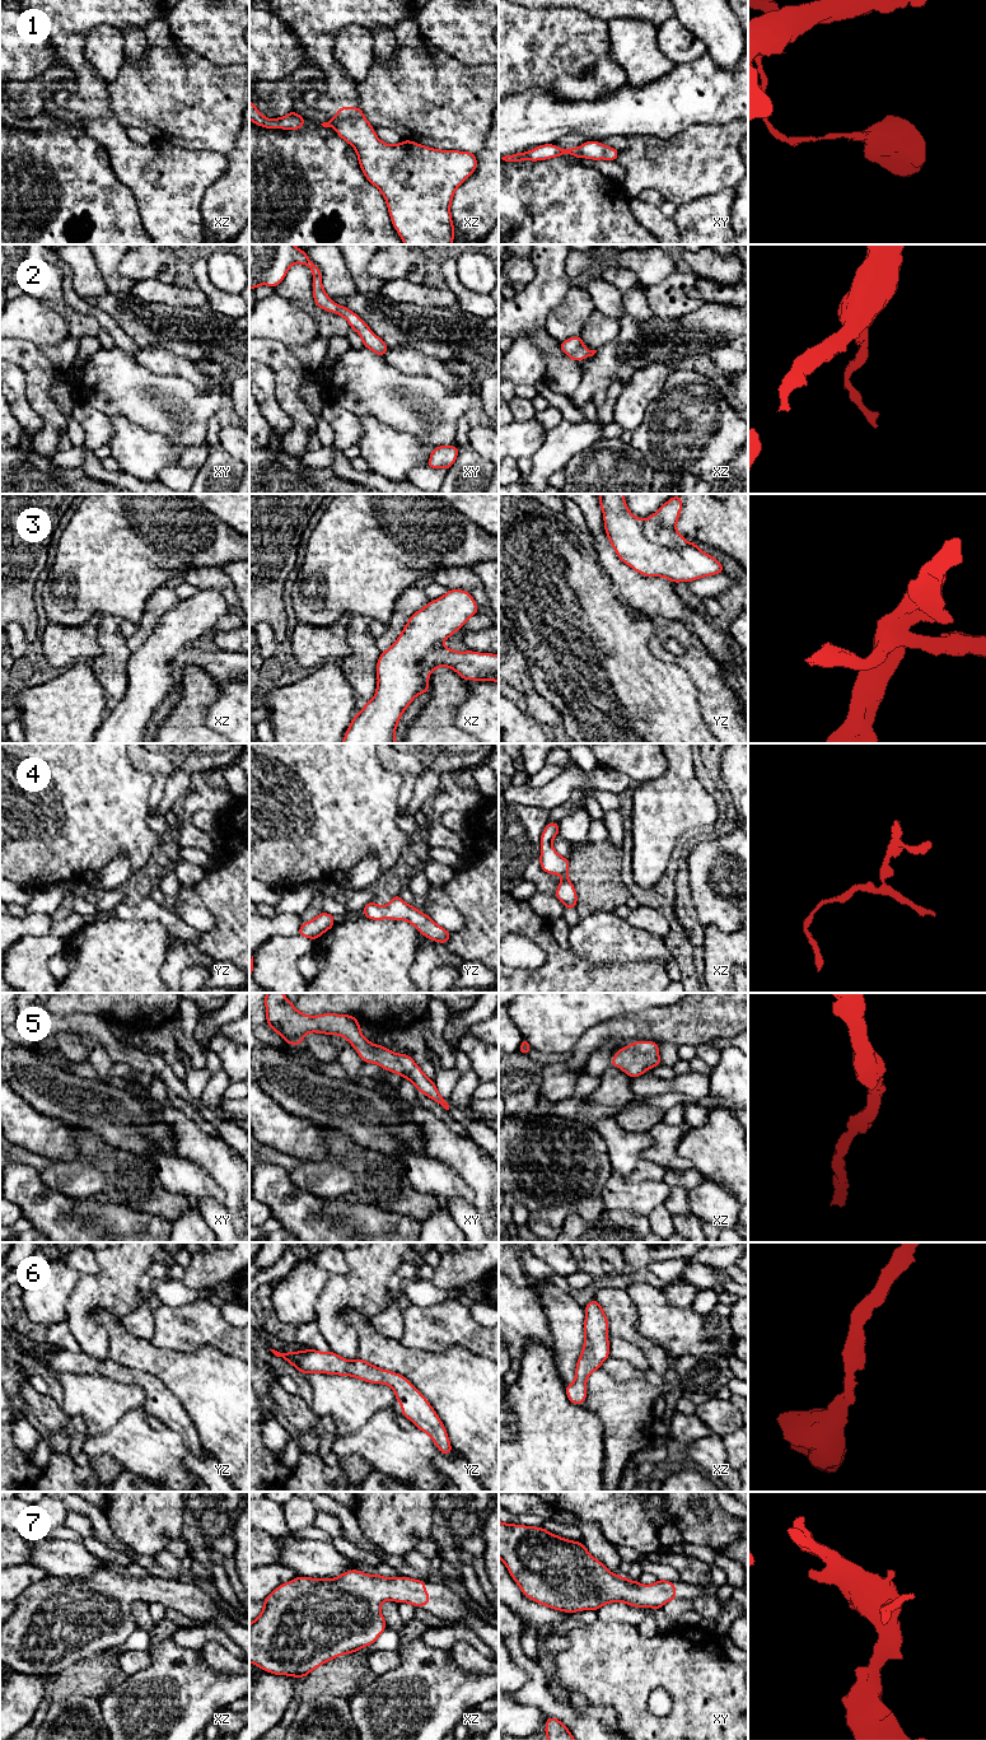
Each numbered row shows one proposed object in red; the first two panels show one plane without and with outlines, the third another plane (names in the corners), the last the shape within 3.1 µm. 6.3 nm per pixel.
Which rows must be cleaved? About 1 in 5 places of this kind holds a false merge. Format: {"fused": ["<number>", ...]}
{"fused": ["1", "3"]}

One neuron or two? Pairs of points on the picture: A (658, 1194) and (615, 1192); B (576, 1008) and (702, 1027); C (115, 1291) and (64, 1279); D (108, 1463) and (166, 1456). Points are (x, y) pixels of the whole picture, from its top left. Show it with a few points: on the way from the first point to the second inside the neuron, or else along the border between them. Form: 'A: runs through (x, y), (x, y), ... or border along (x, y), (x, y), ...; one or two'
A: runs through (648, 1194), (625, 1194); one
B: border along (652, 1007), (621, 1015), (594, 1026); two
C: border along (80, 1274), (65, 1310); two
D: border along (90, 1458), (110, 1455), (127, 1469); two

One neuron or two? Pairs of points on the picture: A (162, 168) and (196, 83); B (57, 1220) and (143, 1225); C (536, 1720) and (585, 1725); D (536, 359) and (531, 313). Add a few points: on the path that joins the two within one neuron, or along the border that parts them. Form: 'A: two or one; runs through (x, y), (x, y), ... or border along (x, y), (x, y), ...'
A: two; border along (155, 139), (201, 150)
B: one; runs through (79, 1225), (121, 1225)
C: two; border along (519, 1703), (536, 1706), (546, 1717)
D: two; border along (513, 339), (529, 337), (547, 355)

